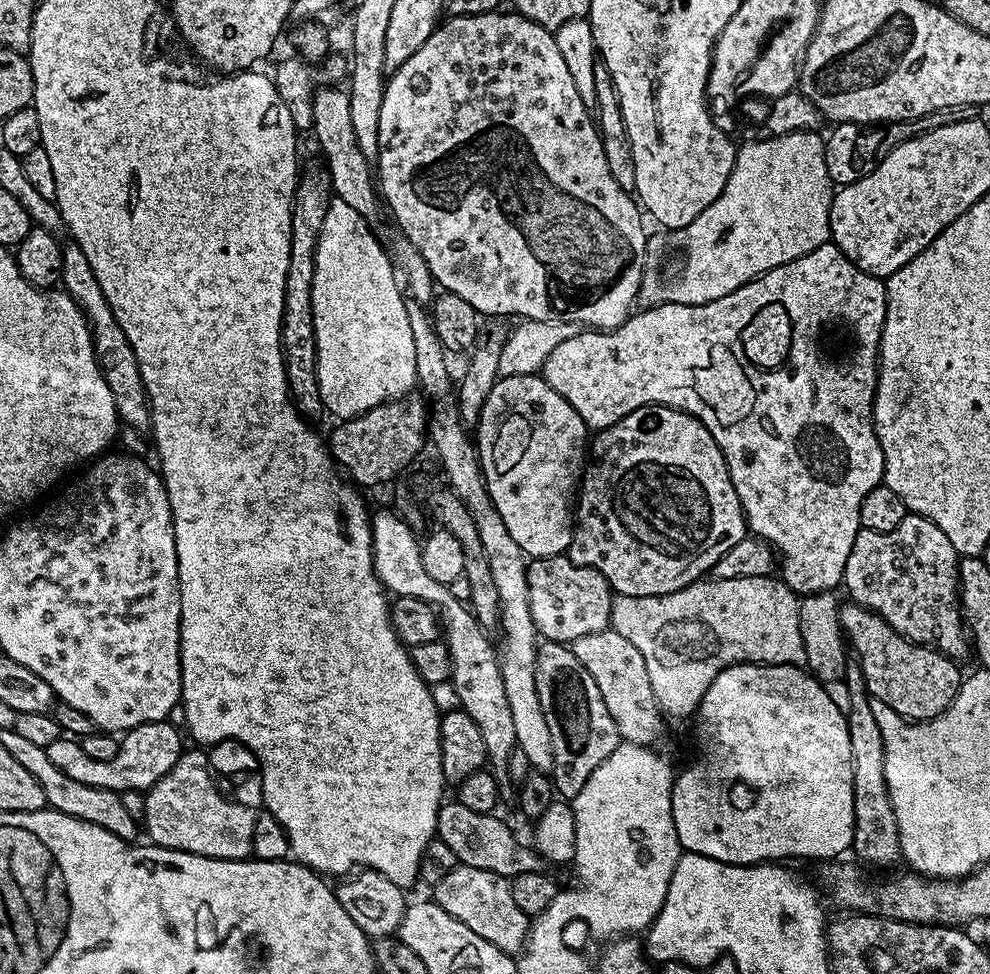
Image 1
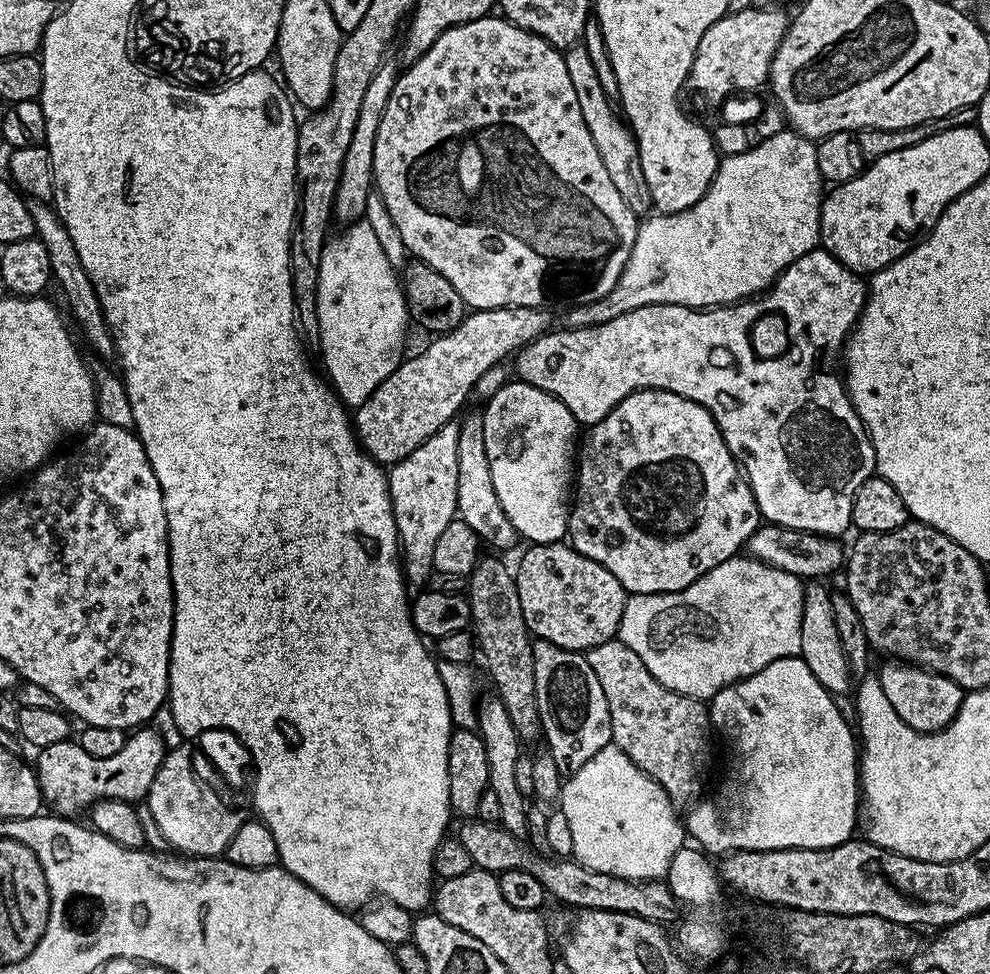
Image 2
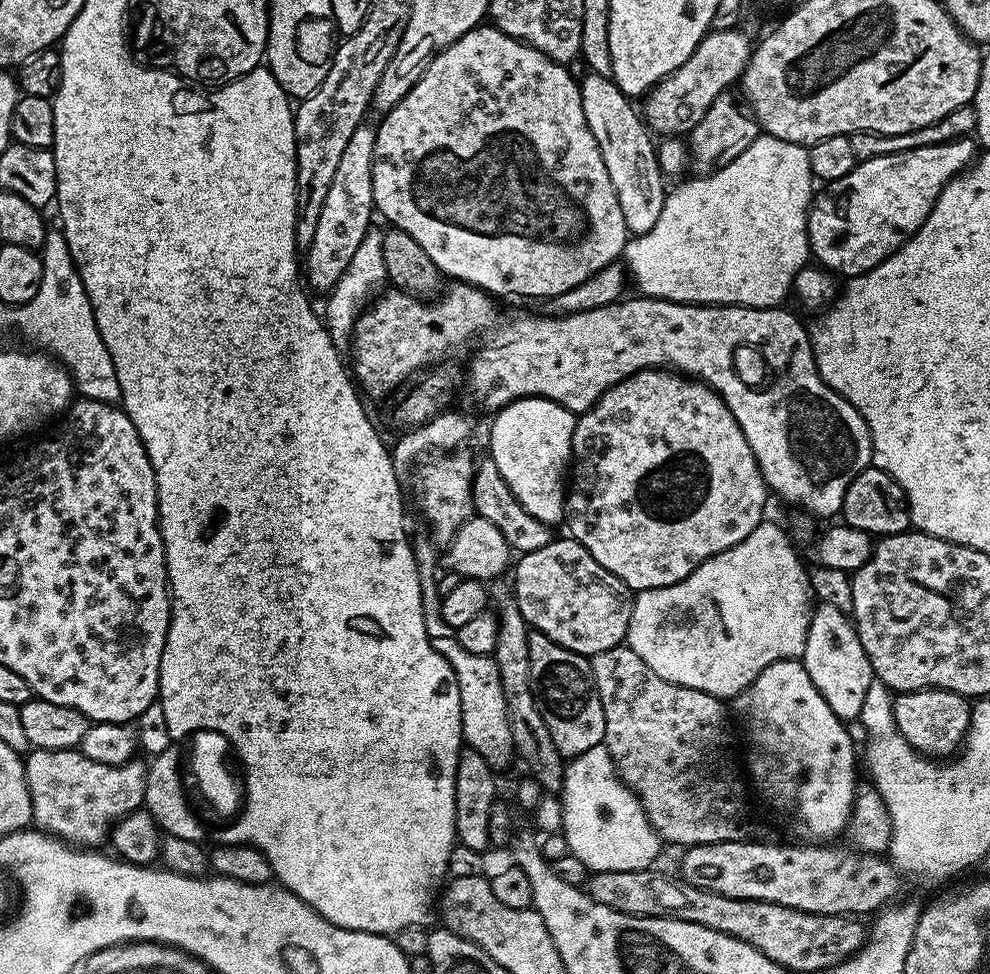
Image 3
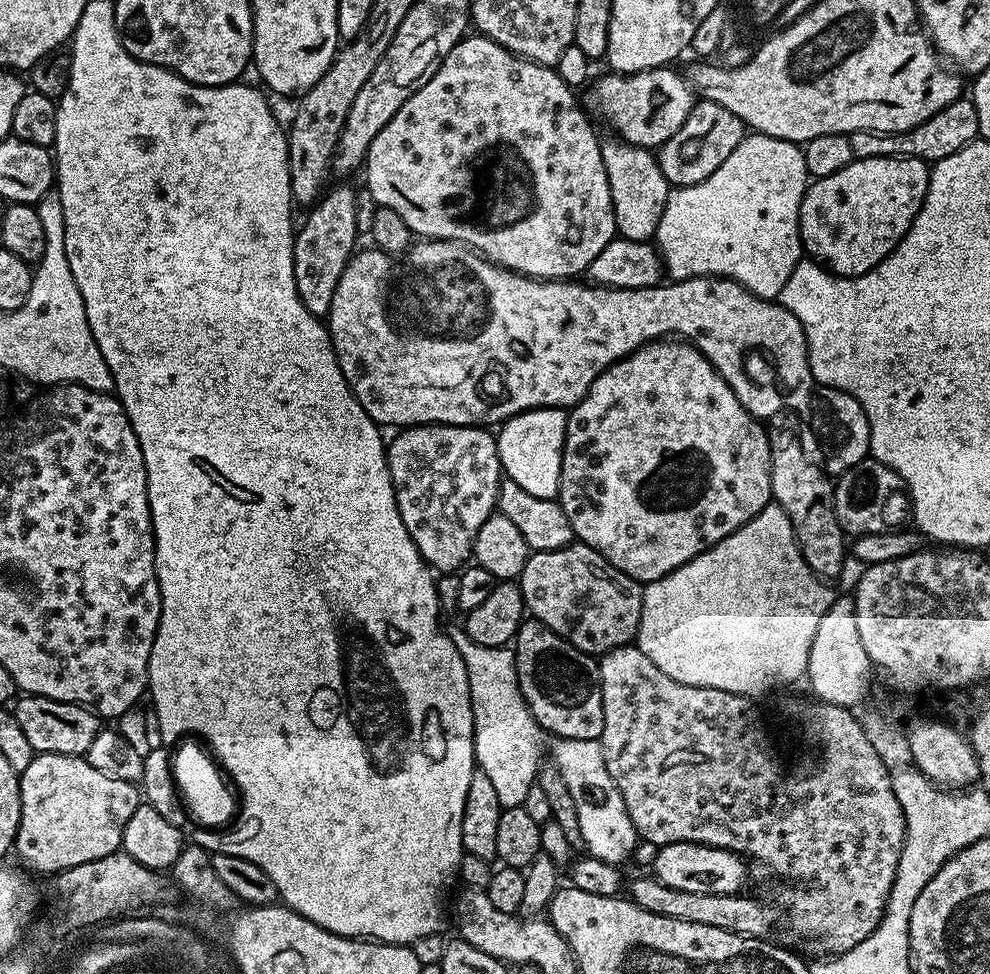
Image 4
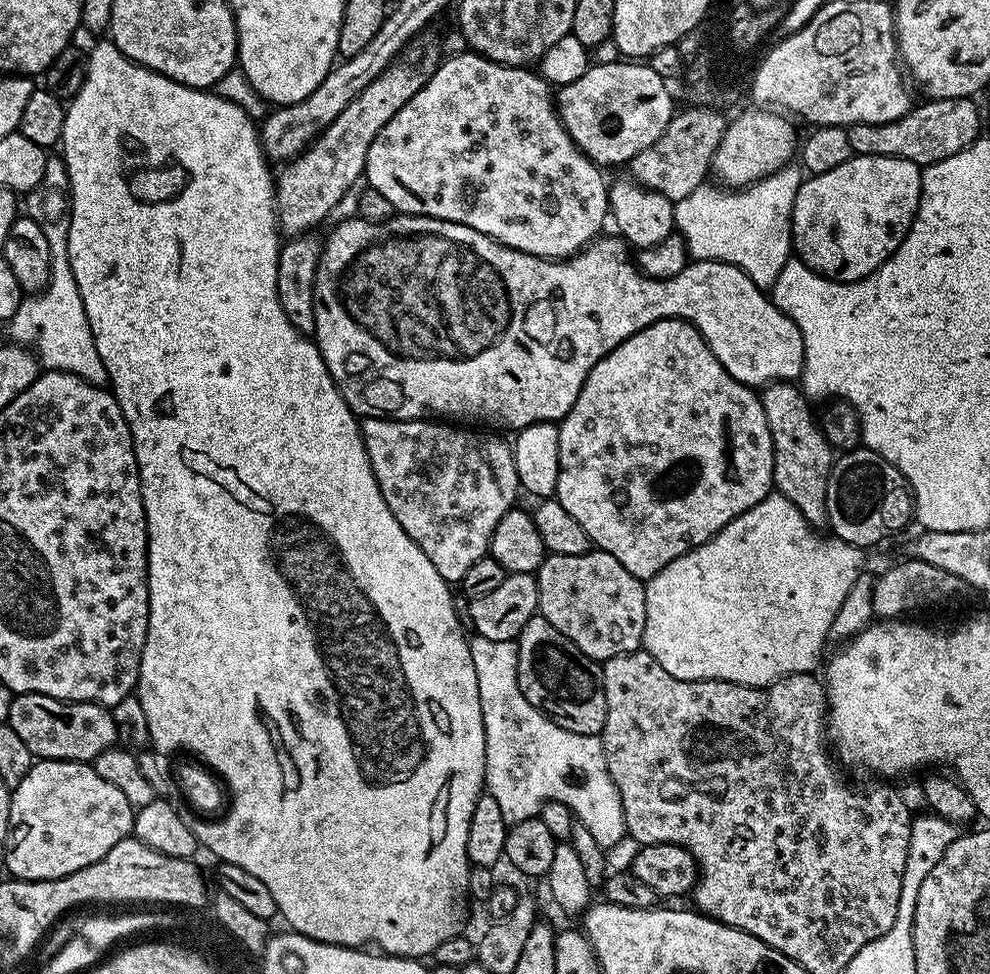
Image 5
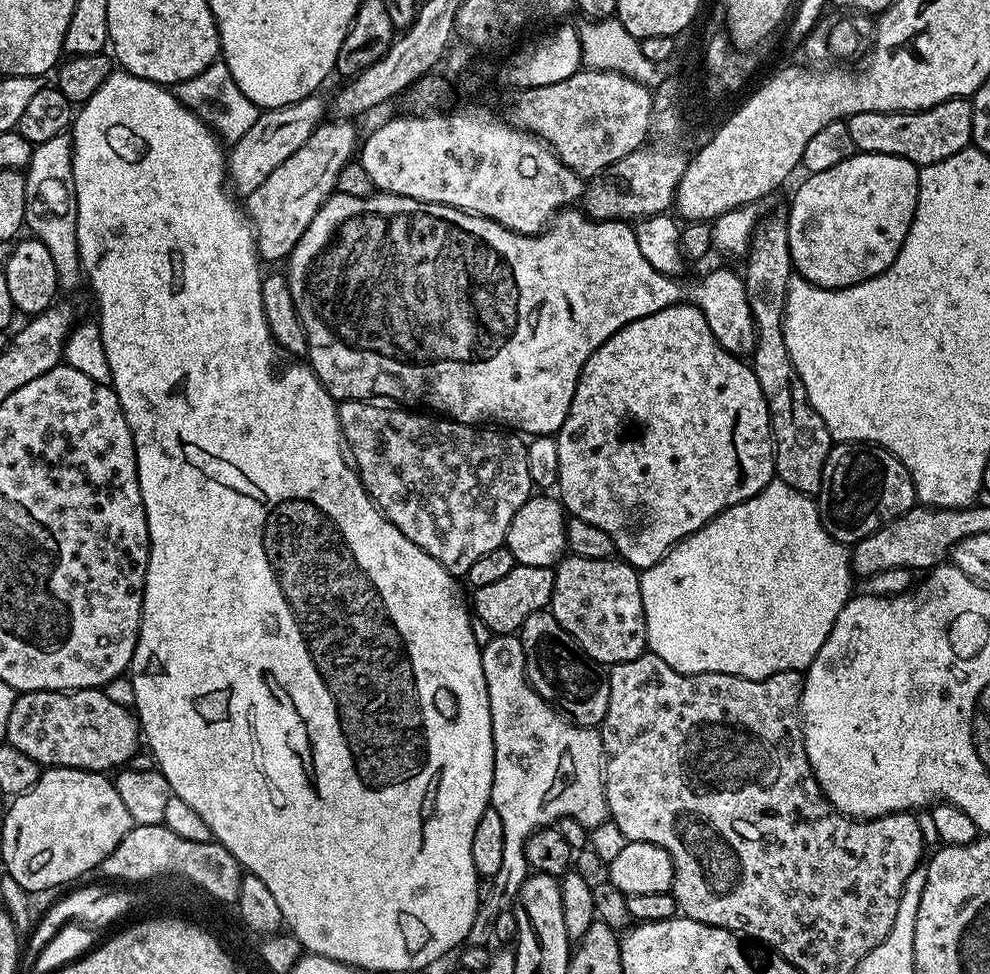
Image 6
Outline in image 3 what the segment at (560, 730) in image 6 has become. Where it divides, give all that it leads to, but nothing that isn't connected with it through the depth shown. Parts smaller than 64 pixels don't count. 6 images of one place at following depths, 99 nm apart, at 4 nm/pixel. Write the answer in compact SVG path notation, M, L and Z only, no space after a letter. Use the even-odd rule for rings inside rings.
M444 634L448 636L436 636L433 635L431 637L432 645L436 647L438 650L438 654L442 654L447 658L447 660L450 662L450 666L454 670L454 674L458 678L458 698L462 702L462 740L467 747L473 748L475 752L478 754L482 754L483 756L488 759L489 764L492 765L493 769L501 770L500 768L504 768L508 764L508 759L511 761L514 756L514 749L512 746L512 735L510 734L510 722L508 721L508 711L506 710L506 698L502 694L502 678L498 674L498 666L495 662L485 662L481 656L478 654L470 654L470 650L462 650L462 646L455 638L455 635L452 634ZM603 744L567 761L562 803L563 835L570 852L582 860L589 873L642 870L655 865L662 841L650 826L640 799L621 782L608 749Z

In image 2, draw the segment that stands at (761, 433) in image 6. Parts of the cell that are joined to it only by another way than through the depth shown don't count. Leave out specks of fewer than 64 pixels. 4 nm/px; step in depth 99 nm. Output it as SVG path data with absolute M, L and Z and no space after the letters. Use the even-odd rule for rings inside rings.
M647 388L641 392L632 392L602 422L591 425L587 429L588 437L583 437L578 448L578 467L574 472L574 503L568 513L568 535L571 547L581 552L586 558L598 562L598 566L606 566L618 582L622 582L625 593L641 596L642 594L658 594L659 592L677 592L690 586L698 578L702 578L714 566L726 562L737 555L747 545L748 539L754 535L762 523L762 517L754 494L748 481L744 479L739 464L730 454L714 418L698 402L690 402L690 398L682 398L666 390Z

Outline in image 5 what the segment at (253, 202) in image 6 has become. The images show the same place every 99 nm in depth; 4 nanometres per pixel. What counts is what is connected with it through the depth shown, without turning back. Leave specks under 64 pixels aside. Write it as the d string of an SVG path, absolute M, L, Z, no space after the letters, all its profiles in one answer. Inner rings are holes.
M420 38L413 40L396 57L395 63L391 64L381 76L374 78L374 82L370 82L370 86L366 86L366 90L362 90L362 94L358 94L358 98L354 98L354 102L350 102L350 106L346 106L346 110L342 110L342 114L338 114L338 118L334 118L334 122L330 122L330 126L319 133L309 147L281 167L284 169L278 172L274 183L276 185L278 228L285 237L291 238L311 233L315 229L312 227L322 223L343 202L344 195L352 187L354 187L353 189L357 187L356 179L364 176L366 154L370 150L374 138L378 138L382 126L386 126L386 122L390 122L390 118L394 118L394 114L398 114L398 110L402 110L402 106L406 106L406 102L410 102L410 98L414 98L414 94L418 94L418 90L422 90L422 86L428 82L428 77L438 67L435 42L423 40Z

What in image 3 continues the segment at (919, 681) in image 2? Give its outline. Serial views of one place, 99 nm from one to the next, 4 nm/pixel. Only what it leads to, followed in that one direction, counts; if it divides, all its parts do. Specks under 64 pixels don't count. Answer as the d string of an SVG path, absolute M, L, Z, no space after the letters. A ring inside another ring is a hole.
M923 688L917 692L902 692L892 701L894 722L906 742L920 755L931 758L951 757L963 745L970 726L972 707L969 697L959 696L950 690L941 688Z

